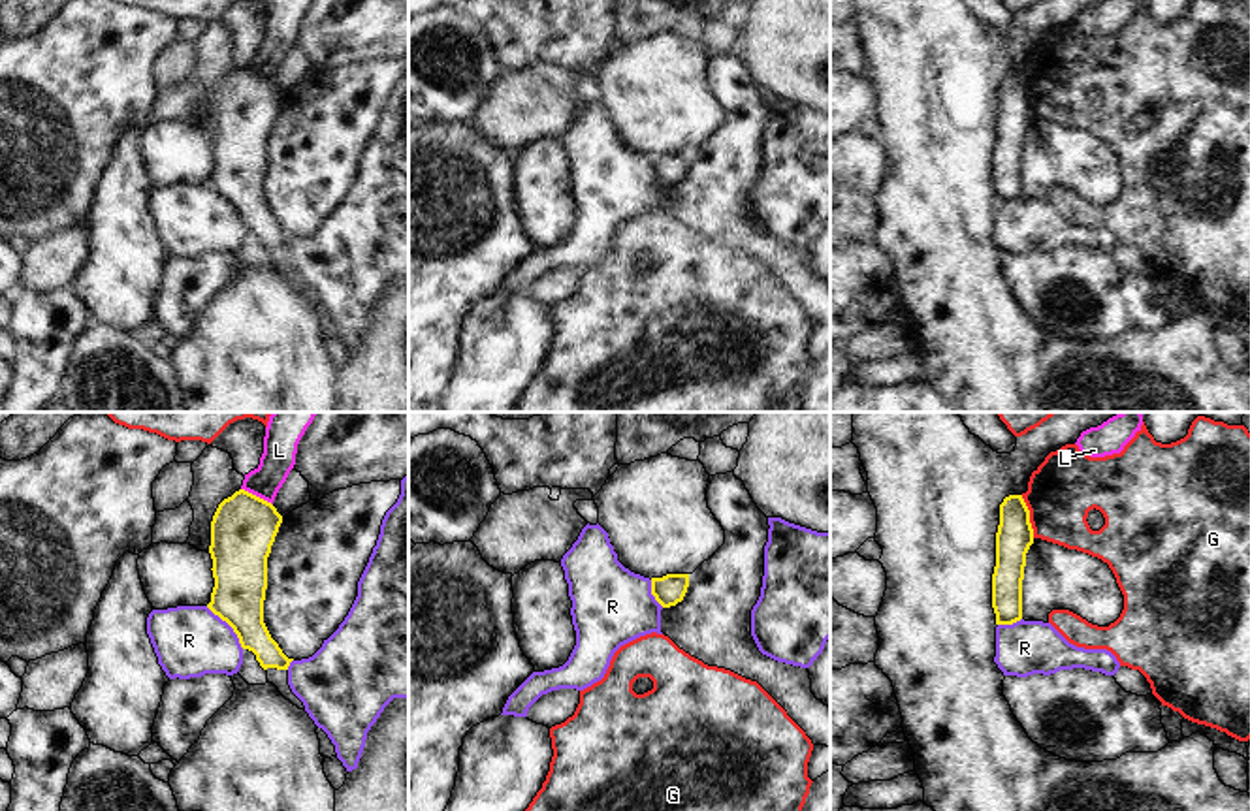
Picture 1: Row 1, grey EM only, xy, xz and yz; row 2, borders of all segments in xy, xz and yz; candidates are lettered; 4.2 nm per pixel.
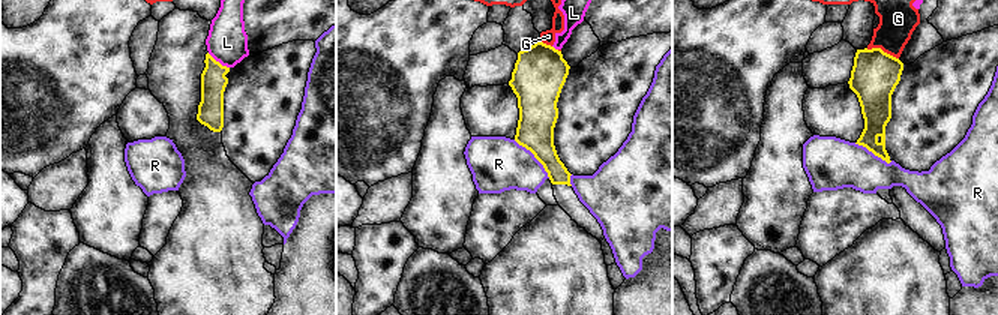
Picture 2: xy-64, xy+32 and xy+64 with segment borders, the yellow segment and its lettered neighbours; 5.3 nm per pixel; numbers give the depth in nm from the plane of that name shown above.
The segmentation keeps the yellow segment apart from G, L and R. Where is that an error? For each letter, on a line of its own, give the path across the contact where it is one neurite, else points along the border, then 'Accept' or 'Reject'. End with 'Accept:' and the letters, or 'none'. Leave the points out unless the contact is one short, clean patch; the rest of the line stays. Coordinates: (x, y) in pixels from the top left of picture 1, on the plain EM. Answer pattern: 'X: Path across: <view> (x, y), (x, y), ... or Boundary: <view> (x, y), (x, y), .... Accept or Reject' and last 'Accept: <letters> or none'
G: Boundary: yz (1021, 74), (1034, 115). Reject
L: Boundary: xy (241, 66), (272, 83). Reject
R: Boundary: xy (206, 185), (232, 207), (243, 226). Reject
Accept: none.

